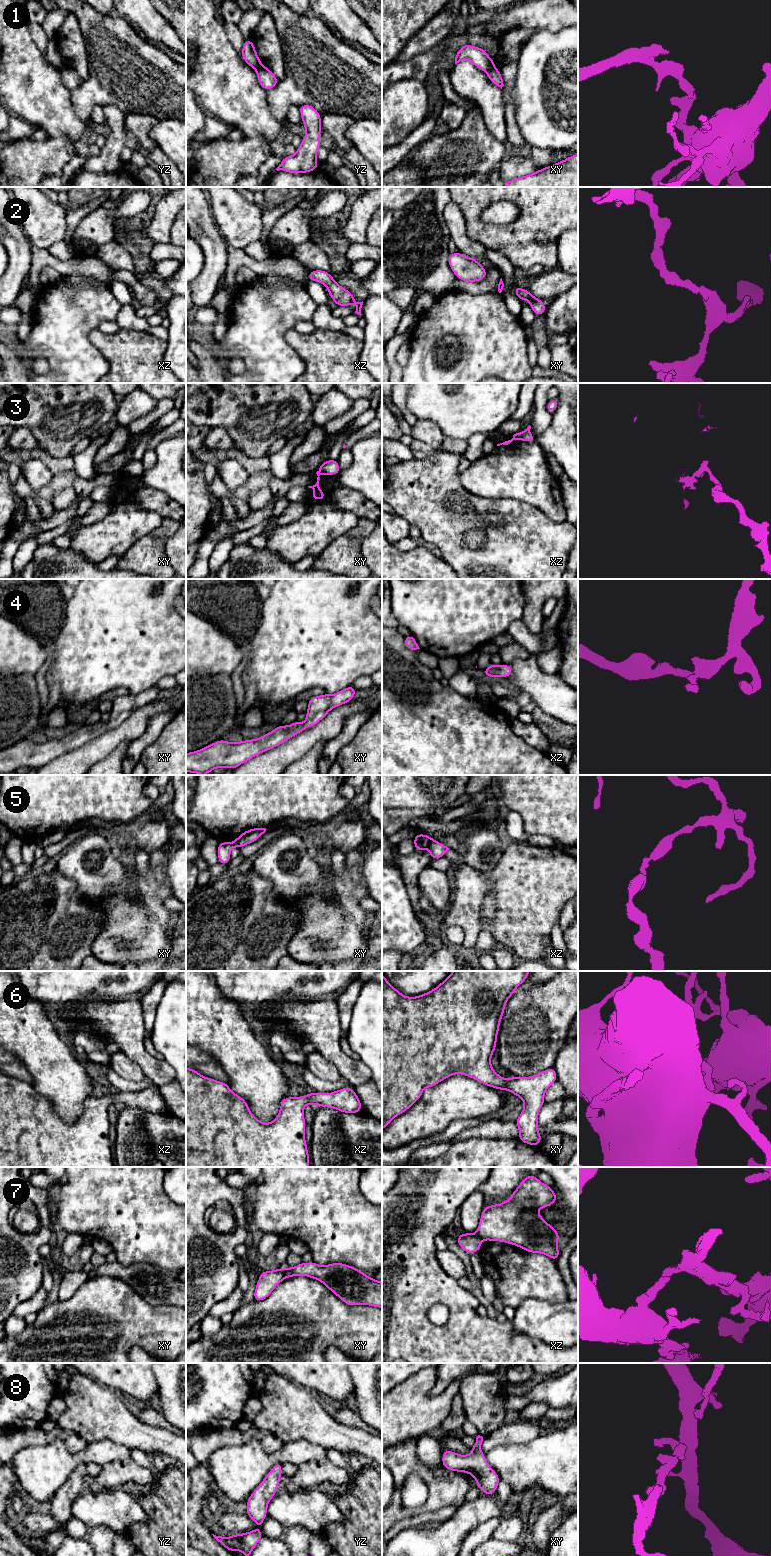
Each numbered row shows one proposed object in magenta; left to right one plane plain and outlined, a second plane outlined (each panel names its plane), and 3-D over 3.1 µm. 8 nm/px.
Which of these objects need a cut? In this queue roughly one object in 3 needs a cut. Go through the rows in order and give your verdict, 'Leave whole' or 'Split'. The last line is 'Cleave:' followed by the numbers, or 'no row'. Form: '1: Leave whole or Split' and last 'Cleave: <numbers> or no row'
1: Split
2: Leave whole
3: Split
4: Leave whole
5: Split
6: Leave whole
7: Split
8: Leave whole
Cleave: 1, 3, 5, 7

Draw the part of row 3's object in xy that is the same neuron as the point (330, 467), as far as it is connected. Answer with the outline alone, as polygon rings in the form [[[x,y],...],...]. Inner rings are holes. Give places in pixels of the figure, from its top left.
[[[329,459],[322,463],[317,471],[320,475],[338,475],[341,470],[338,460]]]

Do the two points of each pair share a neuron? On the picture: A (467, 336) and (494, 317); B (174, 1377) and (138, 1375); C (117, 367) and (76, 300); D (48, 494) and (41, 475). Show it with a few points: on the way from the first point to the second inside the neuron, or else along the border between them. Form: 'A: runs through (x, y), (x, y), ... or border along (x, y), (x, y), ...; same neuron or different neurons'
A: runs through (474, 336), (487, 324); same neuron
B: border along (153, 1373), (158, 1392); different neurons
C: border along (96, 328), (88, 334), (88, 339), (101, 352); different neurons
D: border along (53, 475), (46, 484), (37, 490); different neurons

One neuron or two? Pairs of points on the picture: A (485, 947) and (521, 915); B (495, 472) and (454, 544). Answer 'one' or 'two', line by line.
A: two
B: two

